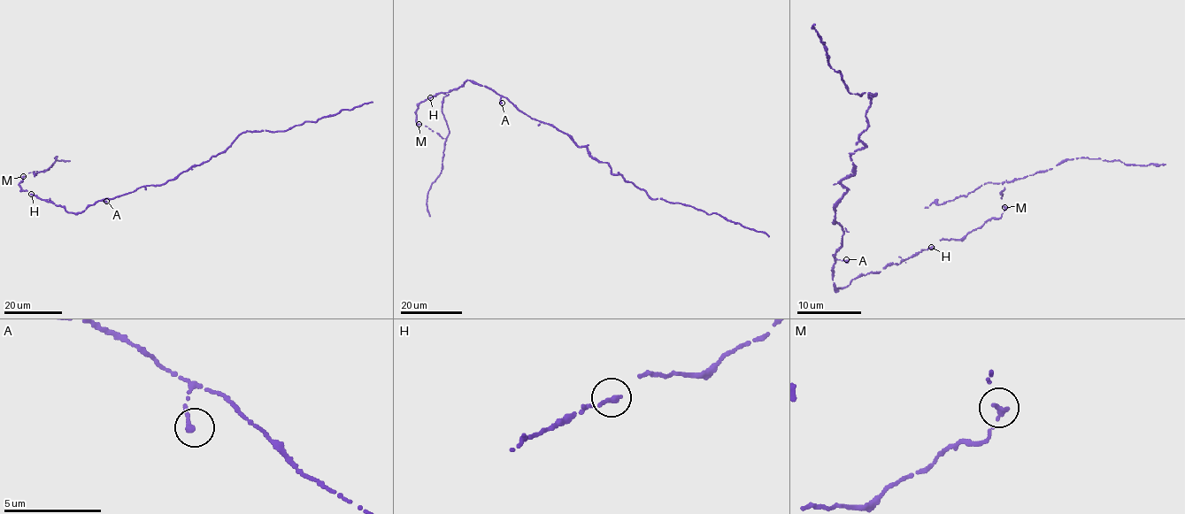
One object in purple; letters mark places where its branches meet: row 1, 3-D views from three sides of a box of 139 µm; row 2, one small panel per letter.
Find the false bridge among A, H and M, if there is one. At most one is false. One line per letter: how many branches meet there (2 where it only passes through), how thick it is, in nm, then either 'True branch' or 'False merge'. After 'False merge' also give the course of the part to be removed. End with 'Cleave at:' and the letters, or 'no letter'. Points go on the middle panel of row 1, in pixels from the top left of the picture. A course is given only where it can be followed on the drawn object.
A: Branches: 1. Thickness 320 nm. True branch
H: Branches: 1. Thickness 300 nm. True branch
M: Branches: 1. Thickness 320 nm. False merge. Course of the part to remove: (419, 124), (446, 139), (442, 172), (426, 199), (430, 216)
Cleave at: M

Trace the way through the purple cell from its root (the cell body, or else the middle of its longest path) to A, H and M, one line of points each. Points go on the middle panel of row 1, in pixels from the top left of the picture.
A: (521, 111), (505, 97), (500, 97), (502, 103)
H: (521, 111), (505, 97), (469, 80), (458, 88), (430, 97)
M: (521, 111), (505, 97), (466, 80), (458, 88), (436, 93), (421, 102), (415, 112), (419, 124)

